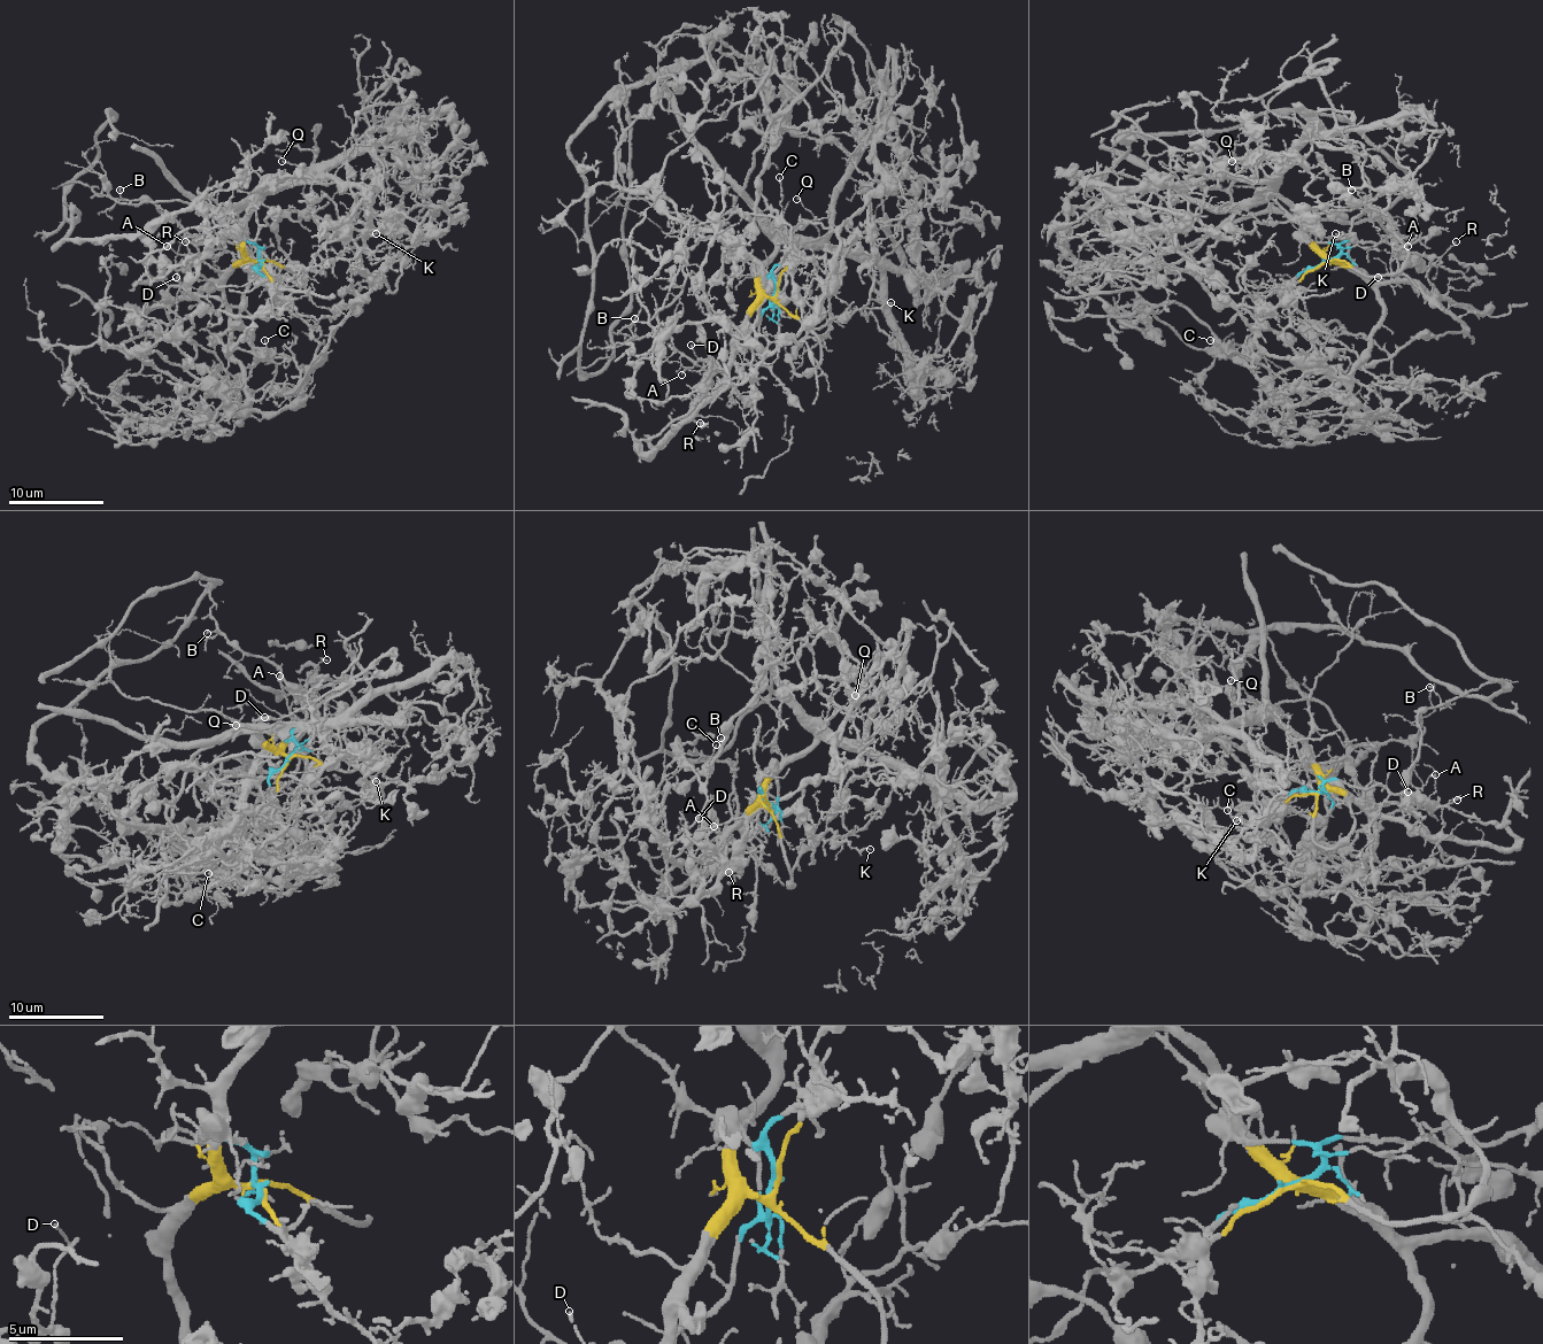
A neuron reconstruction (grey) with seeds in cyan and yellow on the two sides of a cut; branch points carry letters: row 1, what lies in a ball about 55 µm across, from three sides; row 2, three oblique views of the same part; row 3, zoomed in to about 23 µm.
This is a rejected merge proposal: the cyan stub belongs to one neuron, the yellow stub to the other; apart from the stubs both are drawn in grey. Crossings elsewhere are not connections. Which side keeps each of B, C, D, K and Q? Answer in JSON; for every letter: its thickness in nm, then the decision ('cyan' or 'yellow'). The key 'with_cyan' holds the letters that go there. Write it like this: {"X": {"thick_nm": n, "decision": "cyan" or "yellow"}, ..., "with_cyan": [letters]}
{"B": {"thick_nm": 120, "decision": "yellow"}, "C": {"thick_nm": 110, "decision": "yellow"}, "D": {"thick_nm": 130, "decision": "yellow"}, "K": {"thick_nm": 130, "decision": "yellow"}, "Q": {"thick_nm": 110, "decision": "yellow"}, "with_cyan": []}

